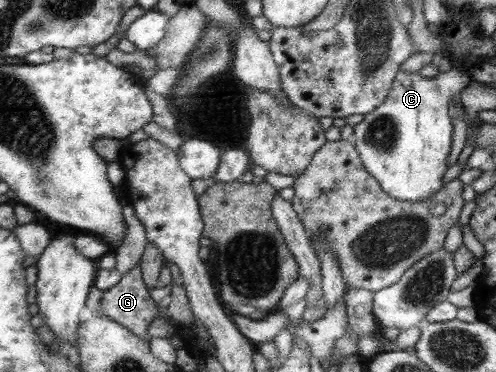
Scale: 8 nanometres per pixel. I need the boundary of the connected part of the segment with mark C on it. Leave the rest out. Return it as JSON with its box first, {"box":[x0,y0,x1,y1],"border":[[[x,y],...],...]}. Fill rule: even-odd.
{"box":[353,68,469,202],"border":[[[453,68],[447,73],[431,79],[421,77],[417,72],[402,73],[399,71],[391,87],[390,95],[374,111],[364,114],[361,122],[355,124],[353,134],[355,147],[361,157],[363,168],[378,181],[381,189],[388,196],[408,202],[421,202],[442,190],[441,178],[447,167],[446,157],[451,145],[451,122],[449,119],[449,99],[458,96],[459,92],[467,88],[469,74]]]}

